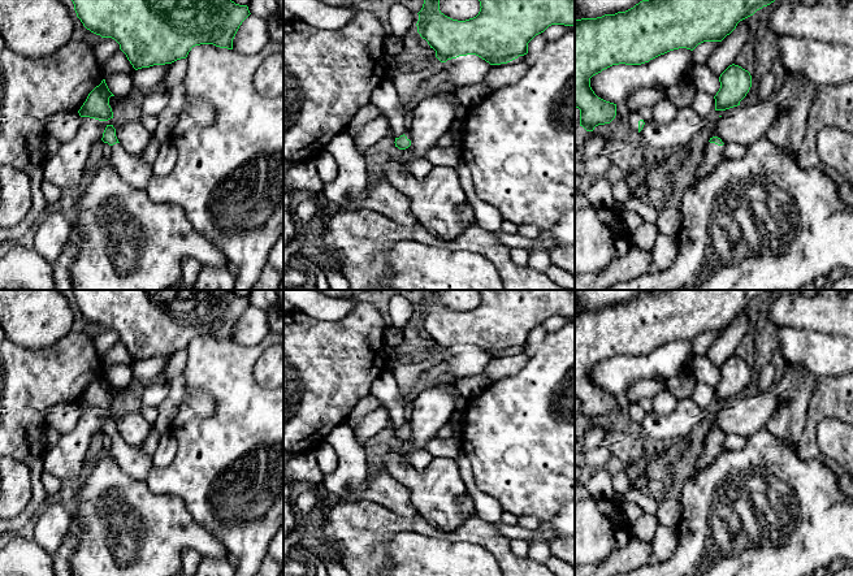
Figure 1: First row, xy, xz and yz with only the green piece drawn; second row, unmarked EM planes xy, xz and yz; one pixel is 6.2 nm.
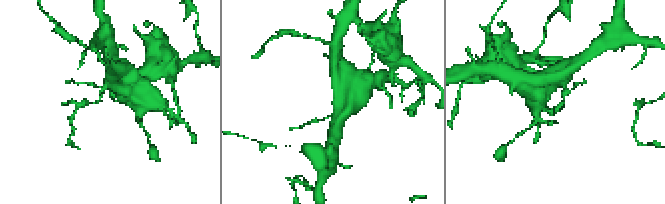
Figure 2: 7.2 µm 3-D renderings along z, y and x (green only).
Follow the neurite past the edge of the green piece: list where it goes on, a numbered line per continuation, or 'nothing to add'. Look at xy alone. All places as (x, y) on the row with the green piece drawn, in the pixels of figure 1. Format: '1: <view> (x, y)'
1: xy (133, 169)

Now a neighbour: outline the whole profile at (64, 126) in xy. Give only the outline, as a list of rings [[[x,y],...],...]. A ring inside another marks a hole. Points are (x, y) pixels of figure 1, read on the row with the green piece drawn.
[[[59,112],[49,117],[46,129],[48,135],[56,138],[62,144],[74,139],[79,130],[81,122],[82,117],[78,112]]]

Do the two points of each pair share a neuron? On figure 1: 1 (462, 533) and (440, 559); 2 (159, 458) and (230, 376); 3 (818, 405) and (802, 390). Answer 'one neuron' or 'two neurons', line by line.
1: two neurons
2: two neurons
3: two neurons

